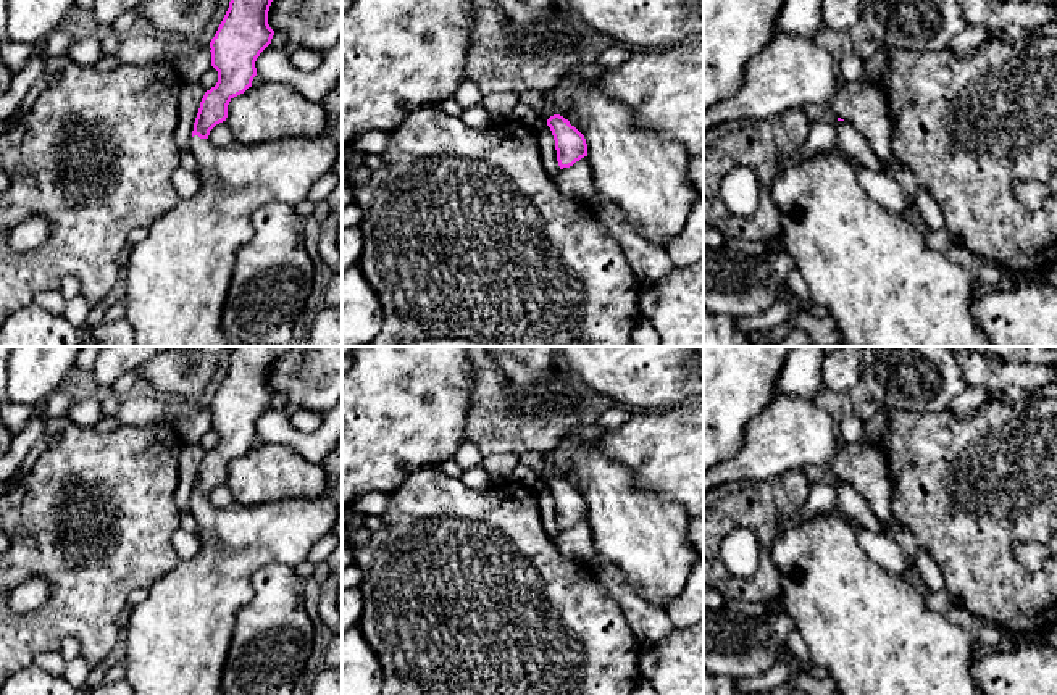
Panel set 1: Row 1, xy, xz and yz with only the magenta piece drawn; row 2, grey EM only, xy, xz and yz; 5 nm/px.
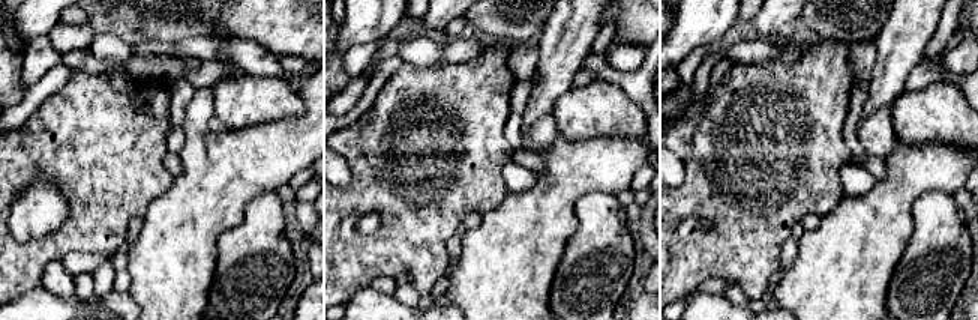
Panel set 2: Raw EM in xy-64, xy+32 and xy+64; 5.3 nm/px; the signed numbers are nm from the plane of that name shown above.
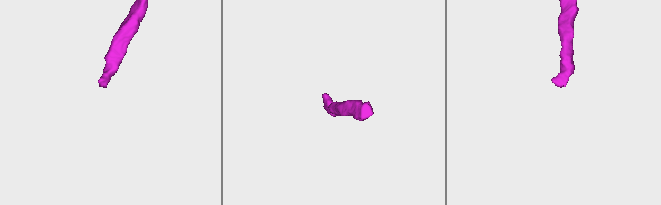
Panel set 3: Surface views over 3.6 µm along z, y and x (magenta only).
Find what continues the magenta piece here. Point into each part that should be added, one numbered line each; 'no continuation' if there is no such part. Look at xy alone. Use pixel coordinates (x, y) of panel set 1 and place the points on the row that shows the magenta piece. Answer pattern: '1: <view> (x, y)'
1: xy (176, 282)

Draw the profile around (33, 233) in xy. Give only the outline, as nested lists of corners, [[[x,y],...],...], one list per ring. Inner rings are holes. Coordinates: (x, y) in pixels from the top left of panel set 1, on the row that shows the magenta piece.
[[[32,214],[10,231],[10,247],[24,253],[40,248],[52,234],[52,223],[42,214]]]

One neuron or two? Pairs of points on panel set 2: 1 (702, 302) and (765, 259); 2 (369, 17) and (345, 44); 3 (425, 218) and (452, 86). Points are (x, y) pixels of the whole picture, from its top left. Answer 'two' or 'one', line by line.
1: two
2: one
3: one

